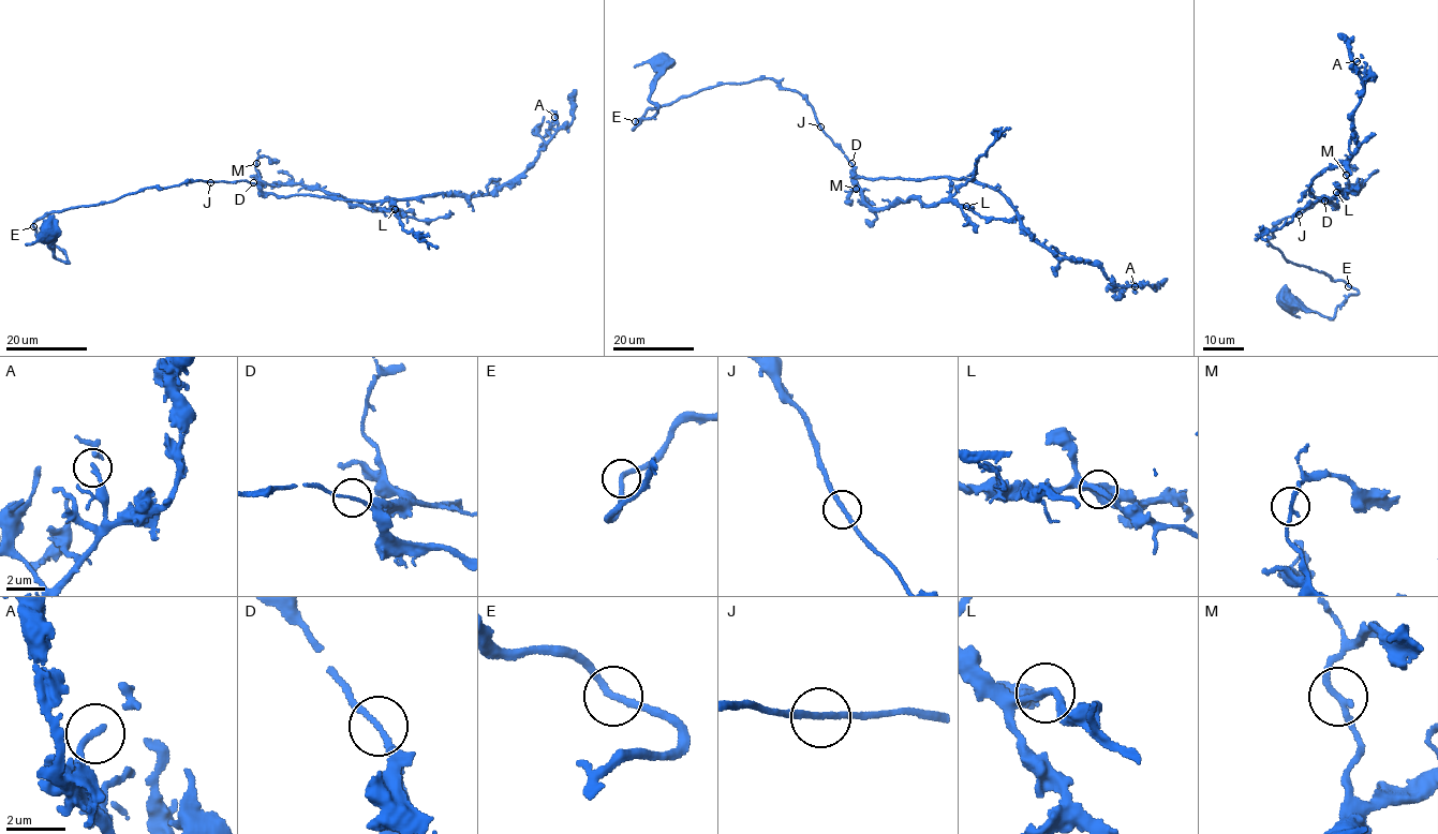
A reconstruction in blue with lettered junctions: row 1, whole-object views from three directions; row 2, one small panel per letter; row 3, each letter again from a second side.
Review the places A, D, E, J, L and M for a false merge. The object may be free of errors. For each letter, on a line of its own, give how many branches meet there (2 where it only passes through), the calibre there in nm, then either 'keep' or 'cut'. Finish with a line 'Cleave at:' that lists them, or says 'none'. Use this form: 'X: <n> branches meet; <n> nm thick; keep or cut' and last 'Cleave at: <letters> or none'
A: 2 branches meet; 190 nm thick; keep
D: 2 branches meet; 150 nm thick; keep
E: 2 branches meet; 240 nm thick; keep
J: 2 branches meet; 200 nm thick; keep
L: 2 branches meet; 220 nm thick; keep
M: 2 branches meet; 200 nm thick; keep
Cleave at: none

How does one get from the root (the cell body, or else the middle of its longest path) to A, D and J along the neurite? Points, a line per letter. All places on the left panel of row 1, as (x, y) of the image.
A: (47, 226), (69, 263), (36, 220), (197, 179), (345, 200), (485, 195), (534, 161), (554, 117)
D: (47, 226), (55, 256), (69, 263), (63, 251), (36, 235), (36, 220), (146, 188), (253, 182)
J: (47, 226), (42, 226), (55, 256), (69, 263), (63, 251), (36, 235), (36, 220), (146, 188), (210, 182)

